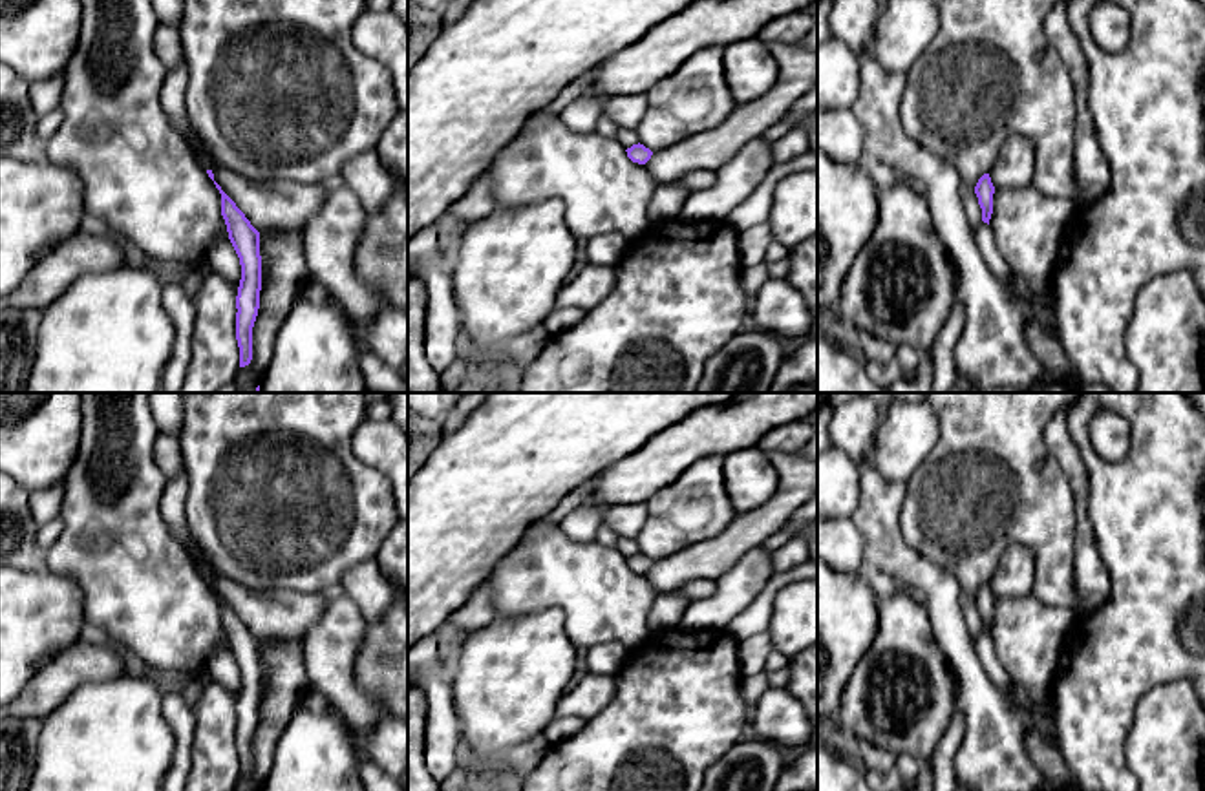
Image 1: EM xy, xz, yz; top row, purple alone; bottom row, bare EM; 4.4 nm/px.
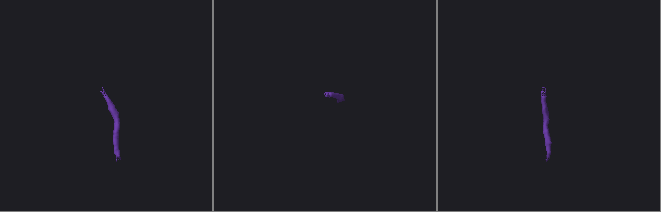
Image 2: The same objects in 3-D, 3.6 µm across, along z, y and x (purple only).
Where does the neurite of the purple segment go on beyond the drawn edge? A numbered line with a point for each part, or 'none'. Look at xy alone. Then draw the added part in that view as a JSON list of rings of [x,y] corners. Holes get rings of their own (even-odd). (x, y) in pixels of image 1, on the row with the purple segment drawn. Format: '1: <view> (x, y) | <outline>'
none

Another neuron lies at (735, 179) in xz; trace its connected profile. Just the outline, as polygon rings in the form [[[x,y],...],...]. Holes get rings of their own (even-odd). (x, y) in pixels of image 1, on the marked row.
[[[762,135],[746,142],[717,170],[713,186],[689,194],[678,217],[688,223],[726,219],[757,188],[773,163],[772,142]]]

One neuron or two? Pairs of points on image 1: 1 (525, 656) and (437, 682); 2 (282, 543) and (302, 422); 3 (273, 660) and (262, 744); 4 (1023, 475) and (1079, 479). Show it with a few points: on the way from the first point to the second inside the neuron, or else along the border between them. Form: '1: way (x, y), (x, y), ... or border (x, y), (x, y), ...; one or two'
1: border (450, 660), (452, 707), (459, 720); two
2: way (282, 514), (282, 452); one
3: way (277, 680), (277, 707), (271, 724); one
4: border (1046, 441), (1072, 492), (1077, 521); two

